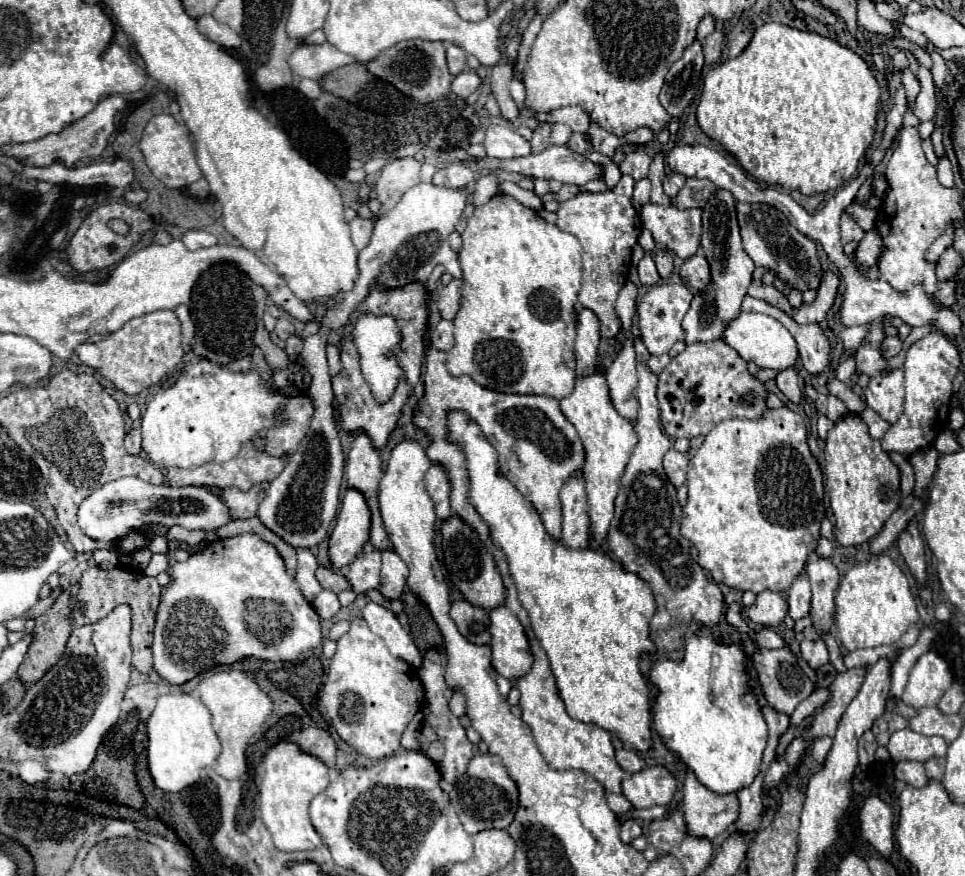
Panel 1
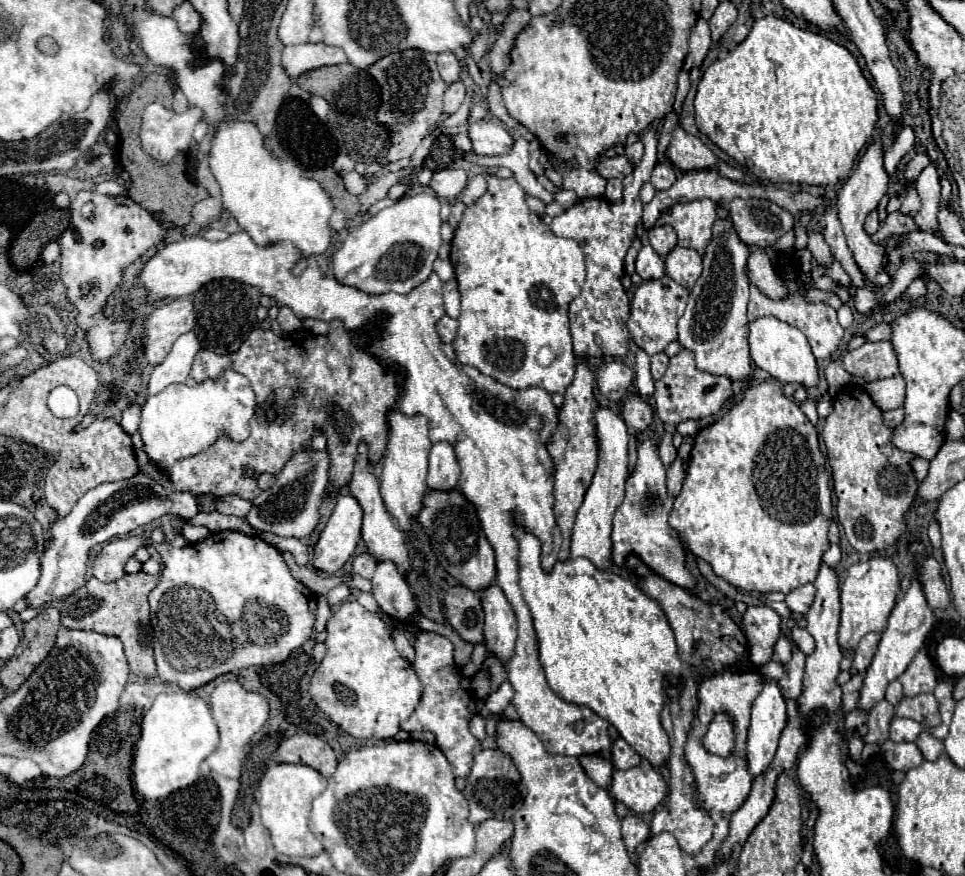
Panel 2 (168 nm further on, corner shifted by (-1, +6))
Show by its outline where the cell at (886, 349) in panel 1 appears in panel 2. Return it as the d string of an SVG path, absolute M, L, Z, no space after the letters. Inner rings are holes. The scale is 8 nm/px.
M866 341L862 347L846 351L842 357L842 367L850 375L858 375L864 381L898 375L898 359L890 341Z

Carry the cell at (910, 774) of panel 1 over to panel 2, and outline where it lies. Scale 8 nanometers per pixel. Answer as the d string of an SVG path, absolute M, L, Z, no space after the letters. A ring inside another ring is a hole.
M886 741L882 745L882 753L884 759L888 761L888 765L896 771L908 771L914 769L918 765L922 765L924 757L920 753L920 749L916 747L916 743L892 743Z

